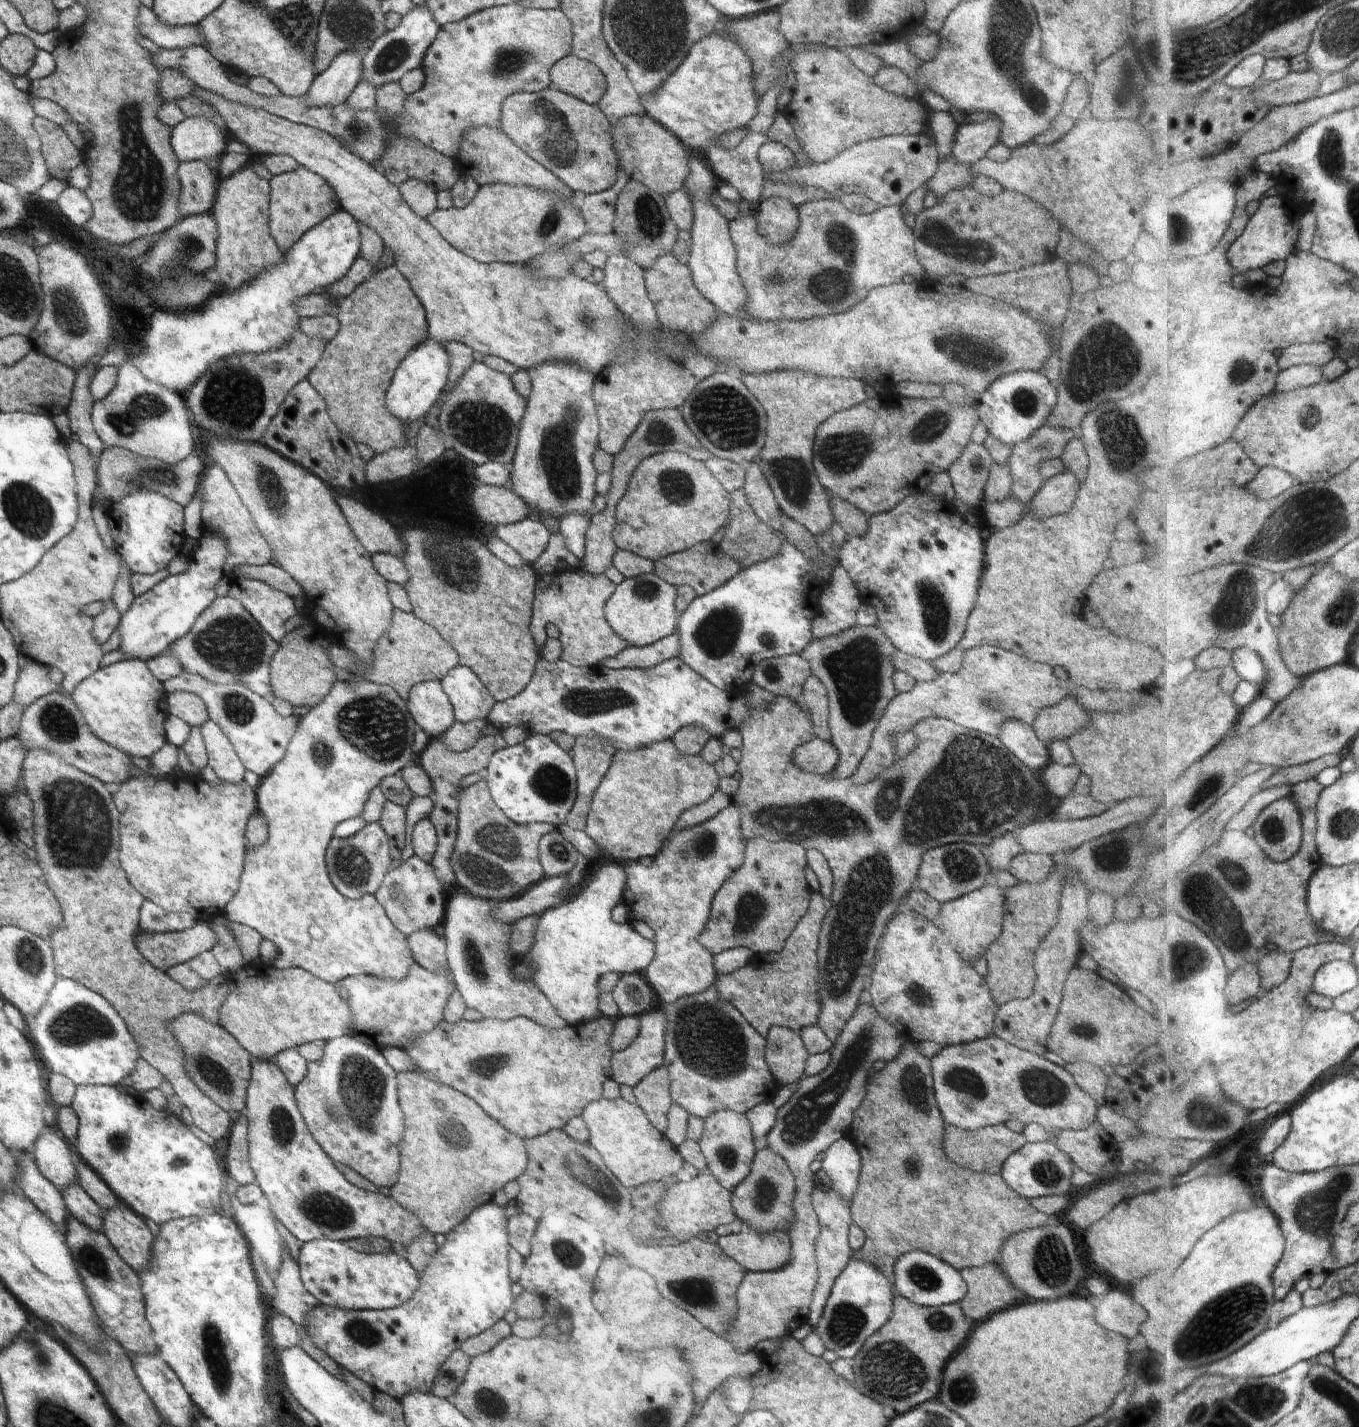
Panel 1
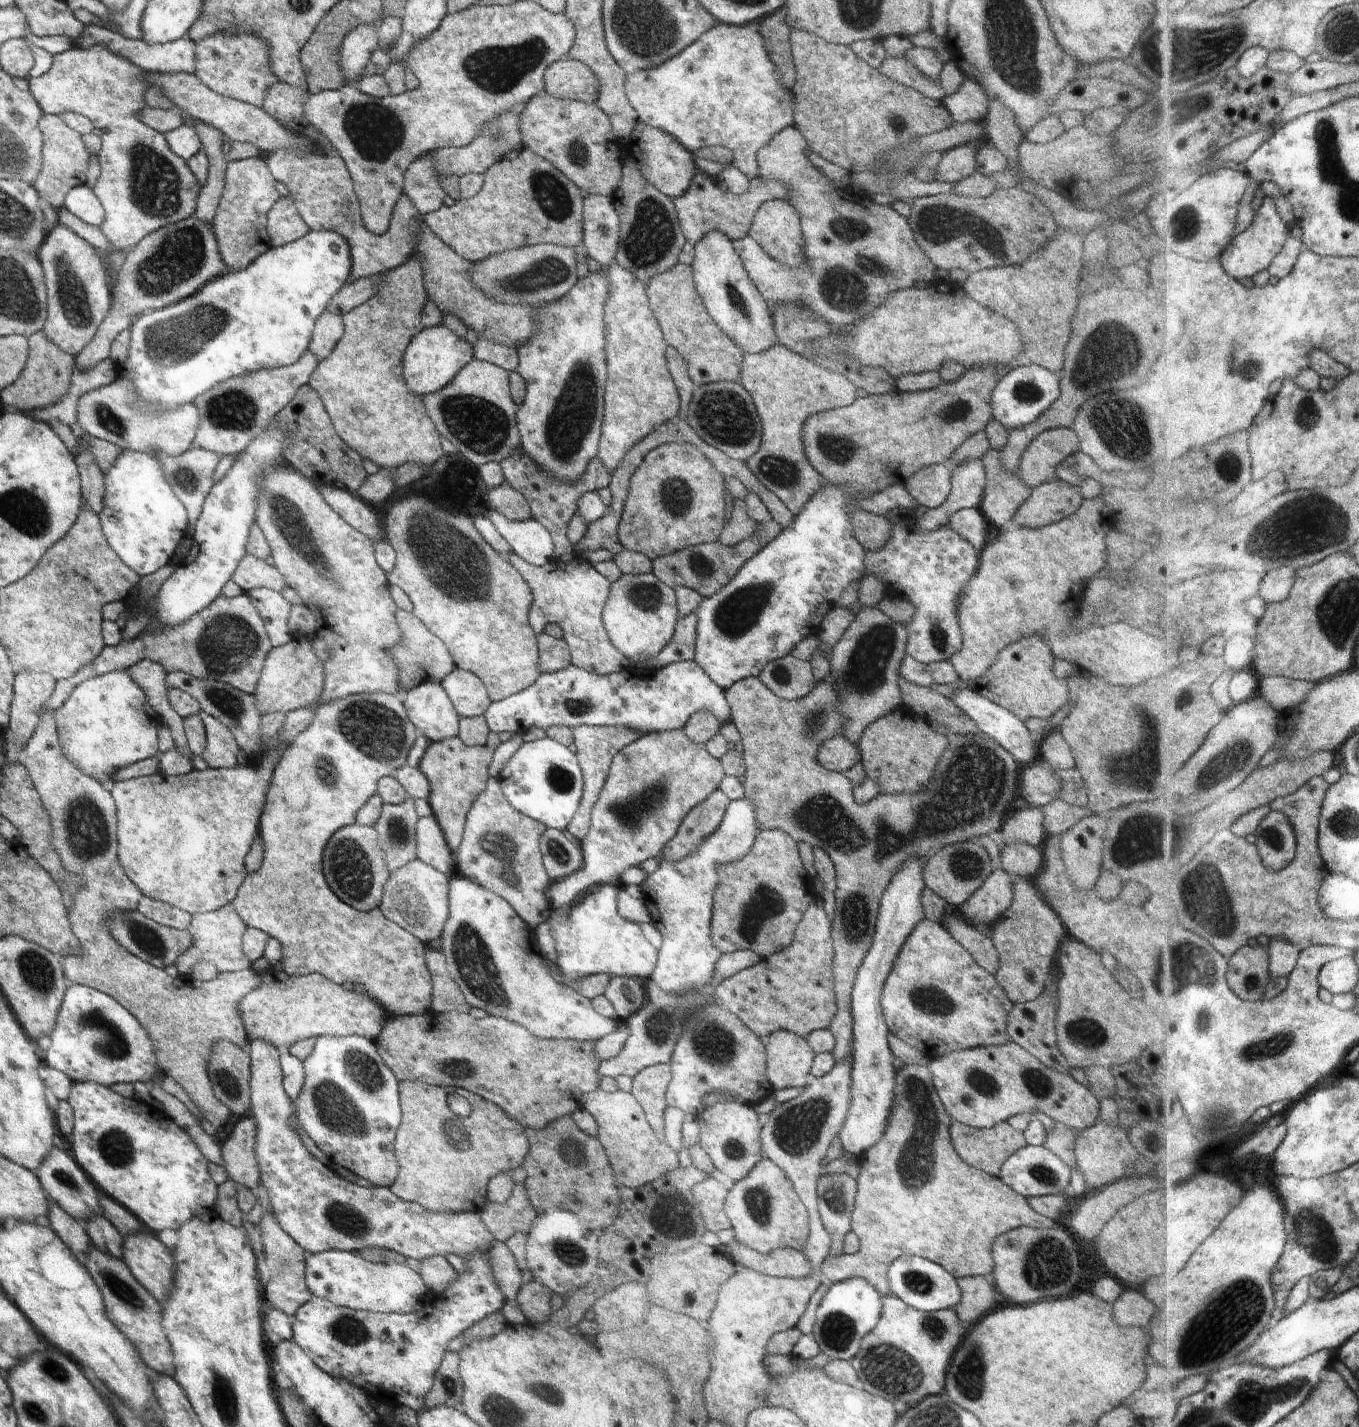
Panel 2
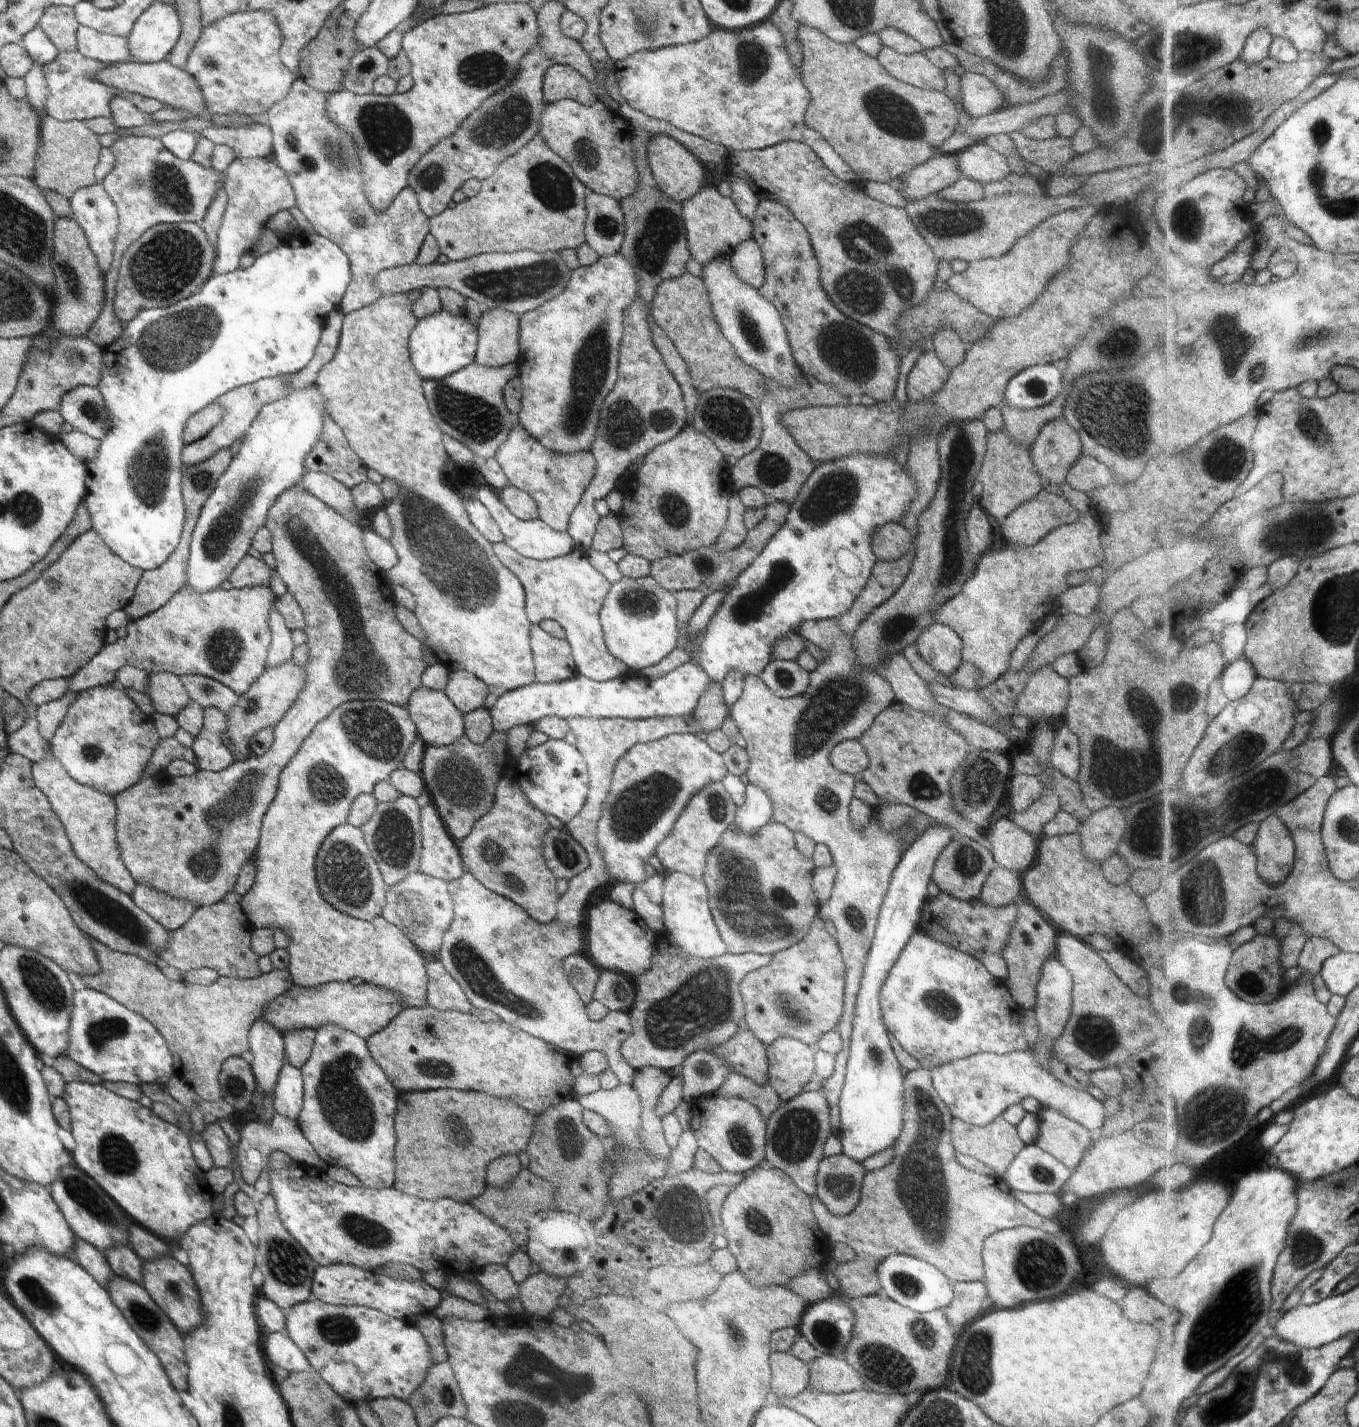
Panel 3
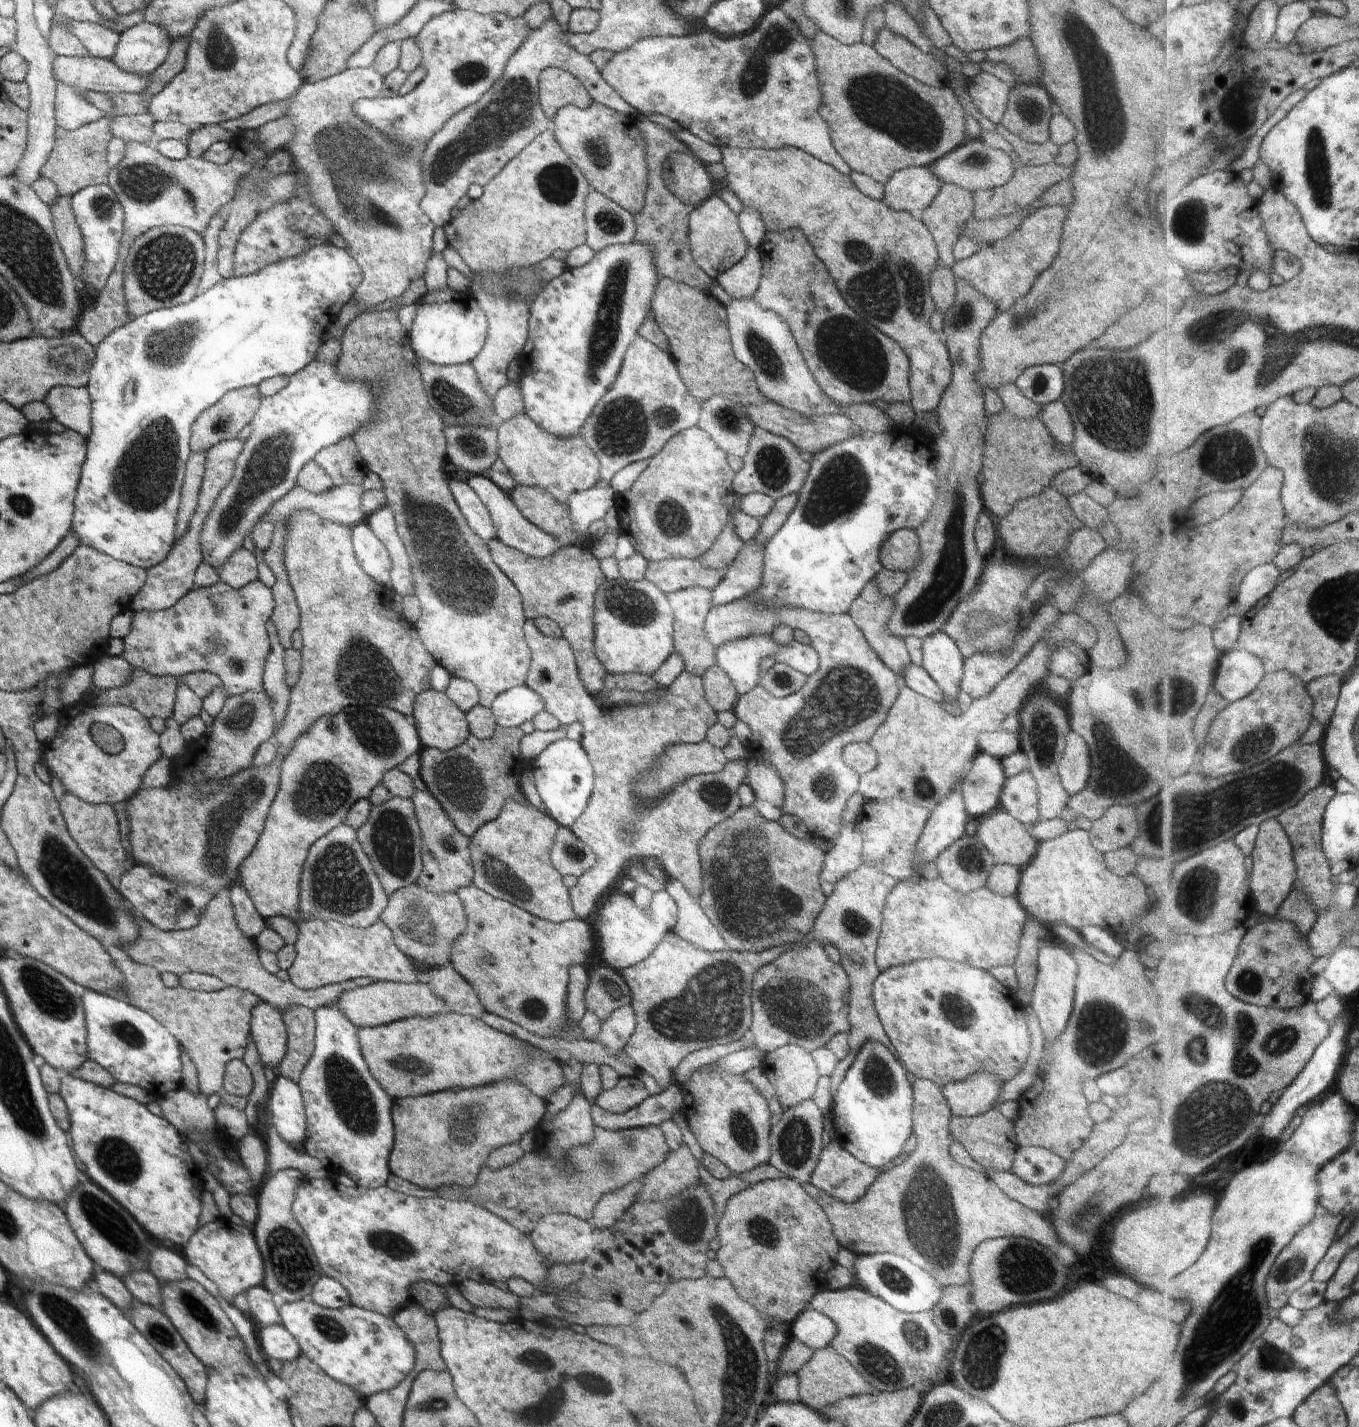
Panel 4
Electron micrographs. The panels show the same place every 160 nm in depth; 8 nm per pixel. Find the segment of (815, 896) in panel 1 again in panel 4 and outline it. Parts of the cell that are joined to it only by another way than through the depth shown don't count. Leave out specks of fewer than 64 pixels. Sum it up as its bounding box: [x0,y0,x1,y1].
[749,940,850,1054]

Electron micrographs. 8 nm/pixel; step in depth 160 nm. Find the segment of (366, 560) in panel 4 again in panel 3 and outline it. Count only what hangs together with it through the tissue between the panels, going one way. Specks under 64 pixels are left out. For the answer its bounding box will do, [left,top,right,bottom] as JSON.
[314,293,535,709]

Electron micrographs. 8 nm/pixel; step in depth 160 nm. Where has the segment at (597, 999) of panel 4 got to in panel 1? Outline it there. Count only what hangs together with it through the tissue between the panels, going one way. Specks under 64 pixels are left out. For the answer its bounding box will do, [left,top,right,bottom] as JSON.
[611,973,654,1016]

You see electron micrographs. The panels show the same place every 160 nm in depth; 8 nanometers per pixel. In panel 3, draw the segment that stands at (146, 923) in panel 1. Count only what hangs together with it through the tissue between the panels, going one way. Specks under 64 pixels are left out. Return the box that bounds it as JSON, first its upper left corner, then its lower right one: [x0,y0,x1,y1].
[130,884,198,931]

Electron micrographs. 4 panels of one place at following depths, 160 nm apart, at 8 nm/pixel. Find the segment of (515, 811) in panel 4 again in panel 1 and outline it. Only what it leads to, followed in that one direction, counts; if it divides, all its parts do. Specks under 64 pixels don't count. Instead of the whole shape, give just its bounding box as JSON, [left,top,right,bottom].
[450,779,555,902]

